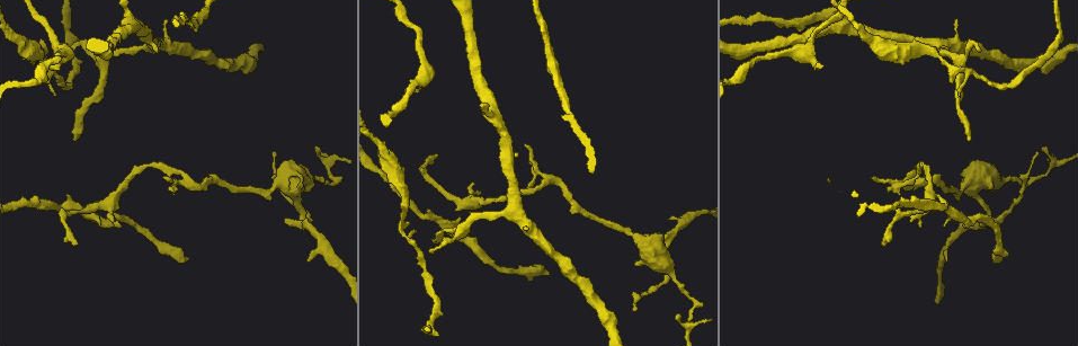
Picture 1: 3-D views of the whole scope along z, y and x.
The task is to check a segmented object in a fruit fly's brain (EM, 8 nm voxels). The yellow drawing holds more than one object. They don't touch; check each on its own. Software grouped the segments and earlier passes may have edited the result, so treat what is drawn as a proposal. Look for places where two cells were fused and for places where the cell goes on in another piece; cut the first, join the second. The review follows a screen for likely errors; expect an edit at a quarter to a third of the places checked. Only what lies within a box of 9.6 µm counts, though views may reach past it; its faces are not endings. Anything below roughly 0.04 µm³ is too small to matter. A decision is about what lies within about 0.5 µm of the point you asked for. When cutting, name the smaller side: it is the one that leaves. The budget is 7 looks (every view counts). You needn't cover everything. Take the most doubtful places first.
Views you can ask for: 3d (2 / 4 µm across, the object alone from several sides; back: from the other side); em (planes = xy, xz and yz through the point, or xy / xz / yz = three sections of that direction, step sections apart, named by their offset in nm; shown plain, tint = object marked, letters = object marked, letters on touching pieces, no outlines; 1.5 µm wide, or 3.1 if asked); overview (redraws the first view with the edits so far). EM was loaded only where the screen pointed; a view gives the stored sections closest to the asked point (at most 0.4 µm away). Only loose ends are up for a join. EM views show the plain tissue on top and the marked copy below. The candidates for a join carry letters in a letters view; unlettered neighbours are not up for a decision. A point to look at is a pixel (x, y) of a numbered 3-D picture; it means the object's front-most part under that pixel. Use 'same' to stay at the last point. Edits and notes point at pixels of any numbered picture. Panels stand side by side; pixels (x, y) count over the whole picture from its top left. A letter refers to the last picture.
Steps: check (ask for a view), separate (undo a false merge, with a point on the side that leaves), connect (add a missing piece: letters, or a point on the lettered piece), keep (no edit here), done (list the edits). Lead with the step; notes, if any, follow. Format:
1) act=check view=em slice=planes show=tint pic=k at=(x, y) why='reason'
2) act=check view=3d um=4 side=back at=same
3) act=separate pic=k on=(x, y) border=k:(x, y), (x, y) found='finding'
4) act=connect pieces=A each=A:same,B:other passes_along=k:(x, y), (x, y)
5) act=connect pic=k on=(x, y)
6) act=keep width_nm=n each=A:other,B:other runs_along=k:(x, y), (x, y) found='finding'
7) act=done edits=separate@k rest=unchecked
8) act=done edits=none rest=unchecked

act=check view=em slice=xy step=4 show=letters pic=1 at=(434, 244) why='free end'

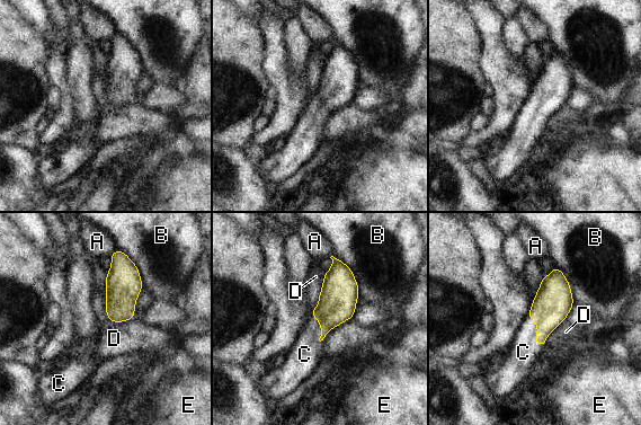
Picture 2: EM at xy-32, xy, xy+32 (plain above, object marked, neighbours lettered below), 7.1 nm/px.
act=check view=em slice=planes show=letters at=same why='cut it another way'

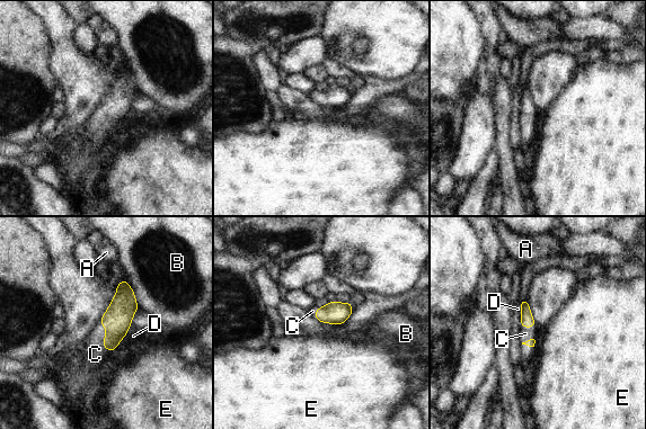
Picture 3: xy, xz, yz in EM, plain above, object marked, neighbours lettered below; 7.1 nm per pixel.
act=connect pieces=C width_nm=100 each=A:other,B:other,C:same,D:other,E:other passes_along=3:(117, 319), (105, 338), (95, 354) found='it goes on there'

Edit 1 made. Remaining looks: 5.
act=check view=overview why='see it whole again'

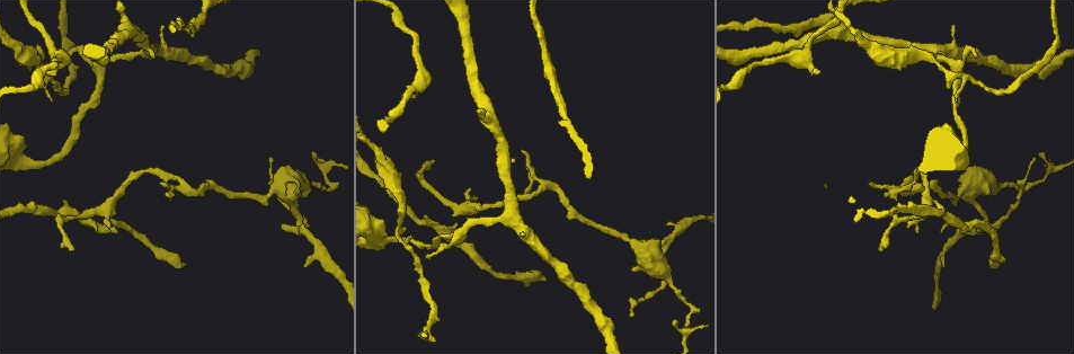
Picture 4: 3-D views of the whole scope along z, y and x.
act=check view=em slice=planes show=letters pic=4 at=(870, 183) why='free end'

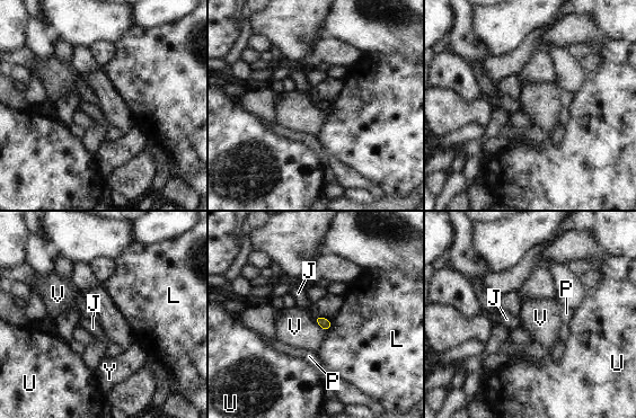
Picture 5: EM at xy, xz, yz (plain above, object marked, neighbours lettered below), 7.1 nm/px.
act=keep each=J:other,L:other,P:other,U:other,V:other,Y:other found='none of them fits'

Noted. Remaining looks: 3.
act=check view=3d um=4 pic=4 at=(182, 267) why='branch stops here'

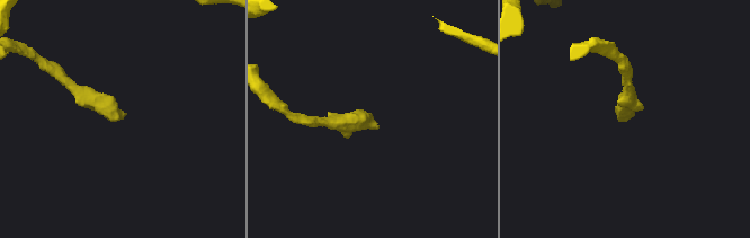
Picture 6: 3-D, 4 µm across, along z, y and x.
act=check view=em slice=planes show=tint pic=6 at=(375, 127)

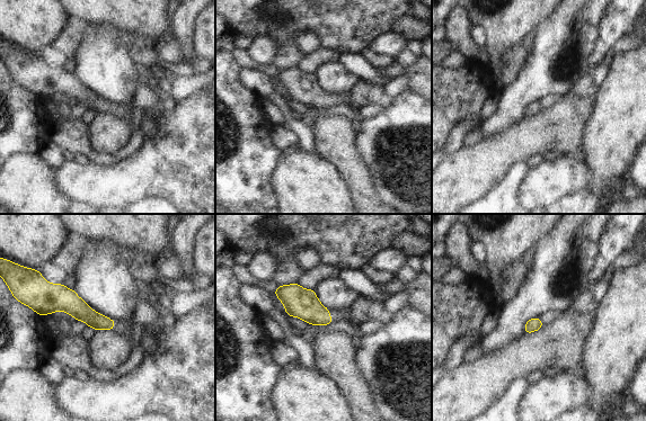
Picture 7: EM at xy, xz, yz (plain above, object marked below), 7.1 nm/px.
act=check view=em slice=planes show=letters at=same

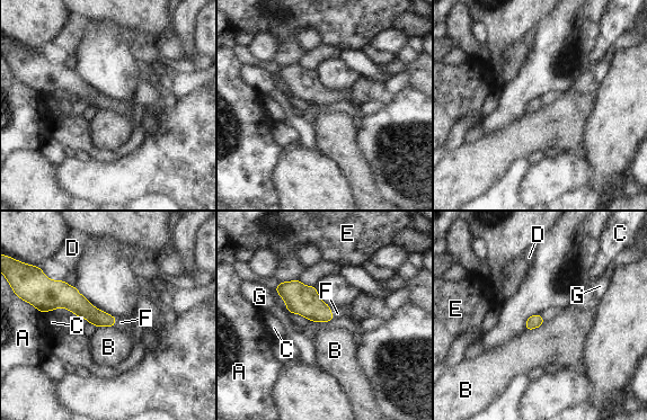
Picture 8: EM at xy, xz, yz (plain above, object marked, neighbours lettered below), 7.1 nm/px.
act=connect pieces=F each=A:other,B:other,C:other,D:other,E:other,F:same,G:other passes_along=8:(302, 300), (330, 313), (337, 313) found='it goes on there'

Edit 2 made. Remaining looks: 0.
act=done edits=connect@3,connect@8 rest=unchecked

